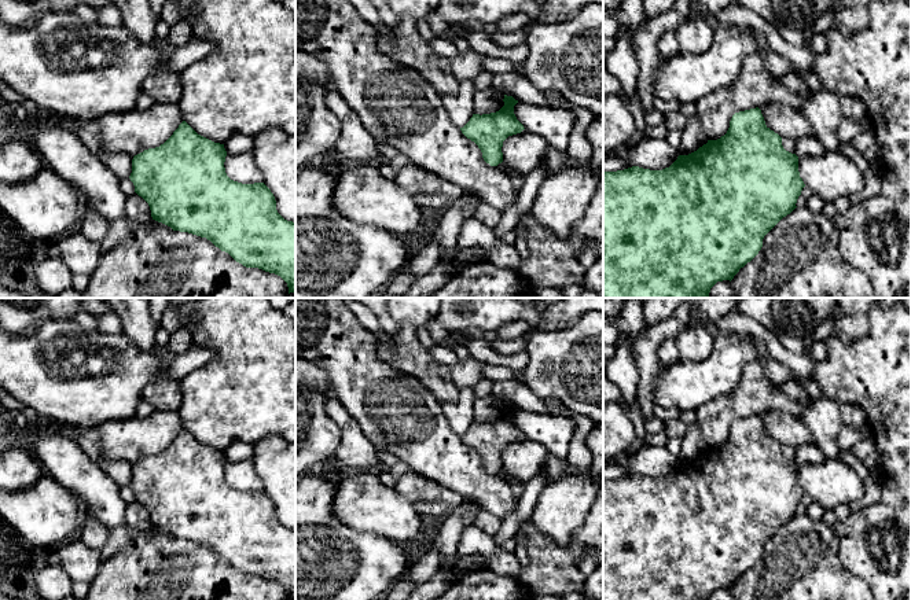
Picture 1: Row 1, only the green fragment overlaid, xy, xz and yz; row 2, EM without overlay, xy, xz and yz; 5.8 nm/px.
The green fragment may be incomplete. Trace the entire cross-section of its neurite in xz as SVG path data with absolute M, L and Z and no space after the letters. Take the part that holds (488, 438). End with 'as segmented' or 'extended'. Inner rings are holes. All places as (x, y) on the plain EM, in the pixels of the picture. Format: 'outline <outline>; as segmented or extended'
outline M504 402L503 409L504 413L499 419L482 423L473 422L470 428L460 435L462 441L478 453L484 468L491 474L503 470L503 449L525 437L514 422L514 413L518 408Z; as segmented

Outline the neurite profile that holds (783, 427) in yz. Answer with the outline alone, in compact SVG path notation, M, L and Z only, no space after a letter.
M768 411L760 417L767 435L778 441L780 445L797 449L801 445L816 443L815 437L801 417L783 411Z

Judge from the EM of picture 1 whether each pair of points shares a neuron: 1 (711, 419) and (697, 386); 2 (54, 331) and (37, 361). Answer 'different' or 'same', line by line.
1: different
2: same

